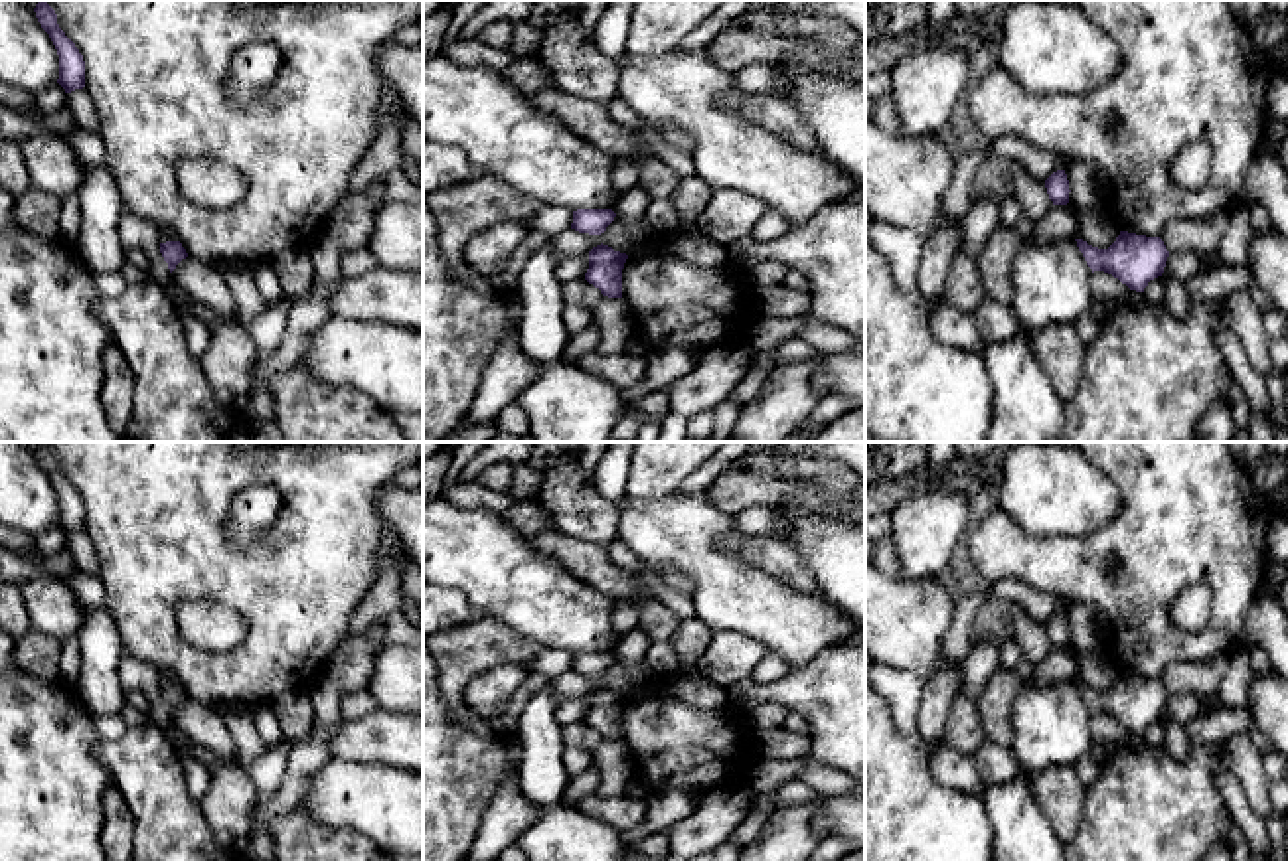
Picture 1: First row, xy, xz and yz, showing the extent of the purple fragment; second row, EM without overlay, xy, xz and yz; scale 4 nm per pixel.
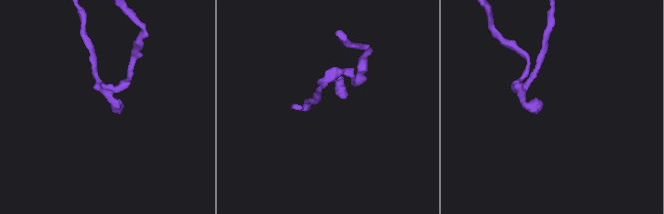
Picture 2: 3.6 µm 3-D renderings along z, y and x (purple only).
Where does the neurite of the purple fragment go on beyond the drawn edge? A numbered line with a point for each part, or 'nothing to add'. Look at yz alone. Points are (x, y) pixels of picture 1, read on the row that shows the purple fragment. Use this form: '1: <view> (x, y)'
1: yz (1148, 376)

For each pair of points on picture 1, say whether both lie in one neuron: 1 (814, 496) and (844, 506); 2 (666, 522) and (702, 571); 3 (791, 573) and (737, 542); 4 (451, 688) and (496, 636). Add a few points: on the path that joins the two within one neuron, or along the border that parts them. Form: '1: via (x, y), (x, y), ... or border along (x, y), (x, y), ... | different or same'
1: via (822, 502), (836, 506) | same
2: via (678, 534), (702, 559) | same
3: via (777, 559), (771, 553), (751, 549) | same
4: via (457, 676), (484, 648) | same

